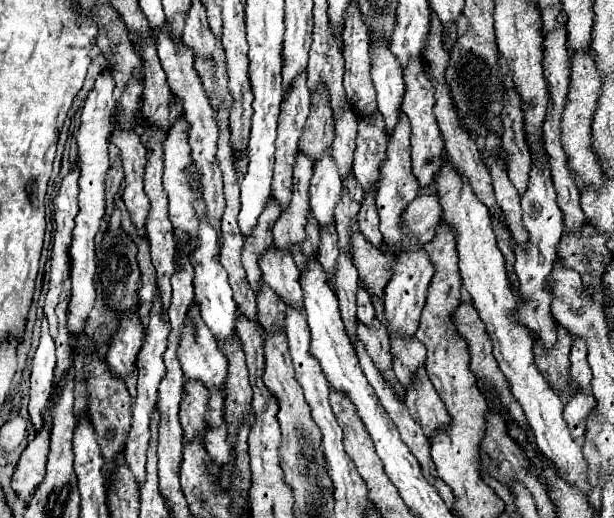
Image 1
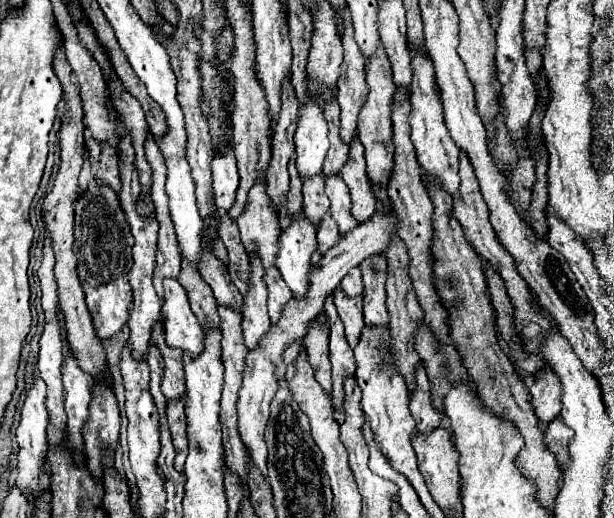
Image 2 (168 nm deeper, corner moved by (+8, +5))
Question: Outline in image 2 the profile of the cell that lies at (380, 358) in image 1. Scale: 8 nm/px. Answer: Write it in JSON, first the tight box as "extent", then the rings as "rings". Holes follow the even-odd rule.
{"extent":[335,289,363,349],"rings":[[[335,289],[335,307],[337,313],[345,325],[345,335],[349,341],[349,347],[353,349],[359,343],[361,329],[363,329],[363,297],[345,297],[341,289]]]}

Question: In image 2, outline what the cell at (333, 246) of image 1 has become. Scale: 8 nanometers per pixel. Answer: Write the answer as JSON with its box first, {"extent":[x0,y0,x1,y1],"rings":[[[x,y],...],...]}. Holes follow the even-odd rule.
{"extent":[303,175,329,227],"rings":[[[317,175],[311,177],[311,181],[303,181],[303,211],[307,219],[319,227],[323,215],[329,211],[329,199],[325,195],[325,177]]]}

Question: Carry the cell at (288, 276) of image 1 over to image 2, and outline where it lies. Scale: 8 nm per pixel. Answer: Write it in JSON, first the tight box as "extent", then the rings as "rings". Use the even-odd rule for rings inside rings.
{"extent":[237,185,281,269],"rings":[[[265,185],[253,187],[253,193],[249,193],[249,209],[245,209],[237,225],[247,253],[257,255],[263,263],[263,269],[275,267],[281,227],[277,223],[277,213],[265,195]]]}

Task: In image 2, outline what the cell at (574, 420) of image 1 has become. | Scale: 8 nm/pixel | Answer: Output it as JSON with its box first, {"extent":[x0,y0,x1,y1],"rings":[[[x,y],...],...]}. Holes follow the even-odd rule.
{"extent":[545,417,573,469],"rings":[[[561,417],[553,419],[553,421],[547,425],[547,429],[545,429],[545,443],[547,443],[549,449],[553,449],[553,453],[557,455],[557,461],[559,461],[561,469],[565,467],[565,461],[569,461],[567,443],[569,443],[571,437],[573,437],[573,429],[569,429]]]}

